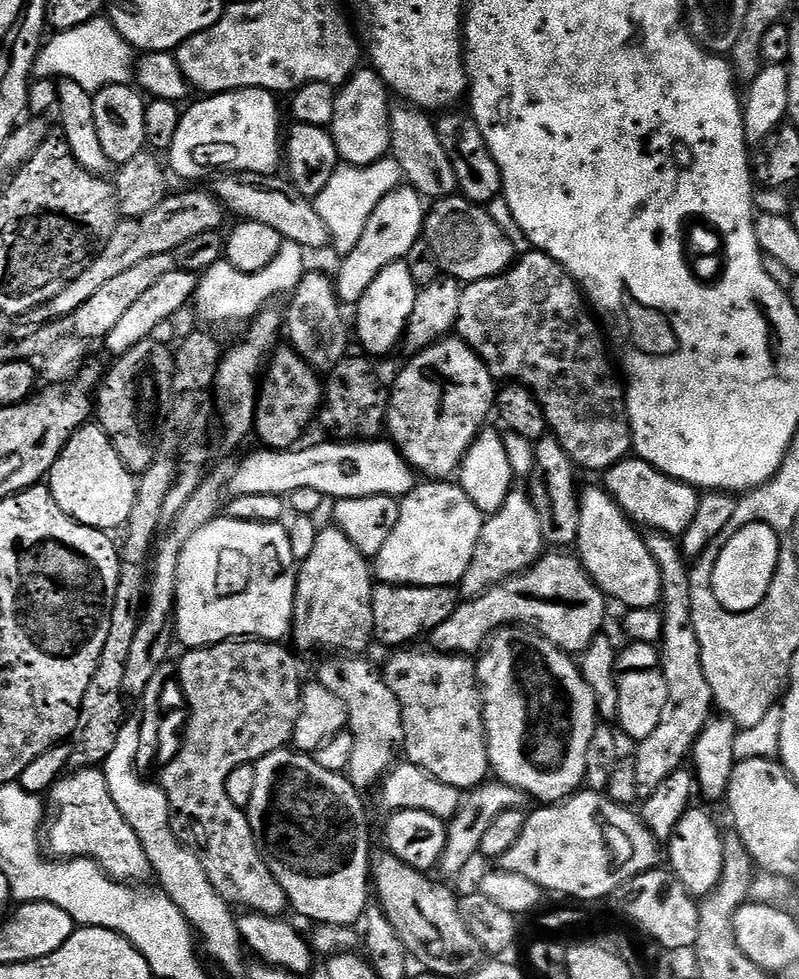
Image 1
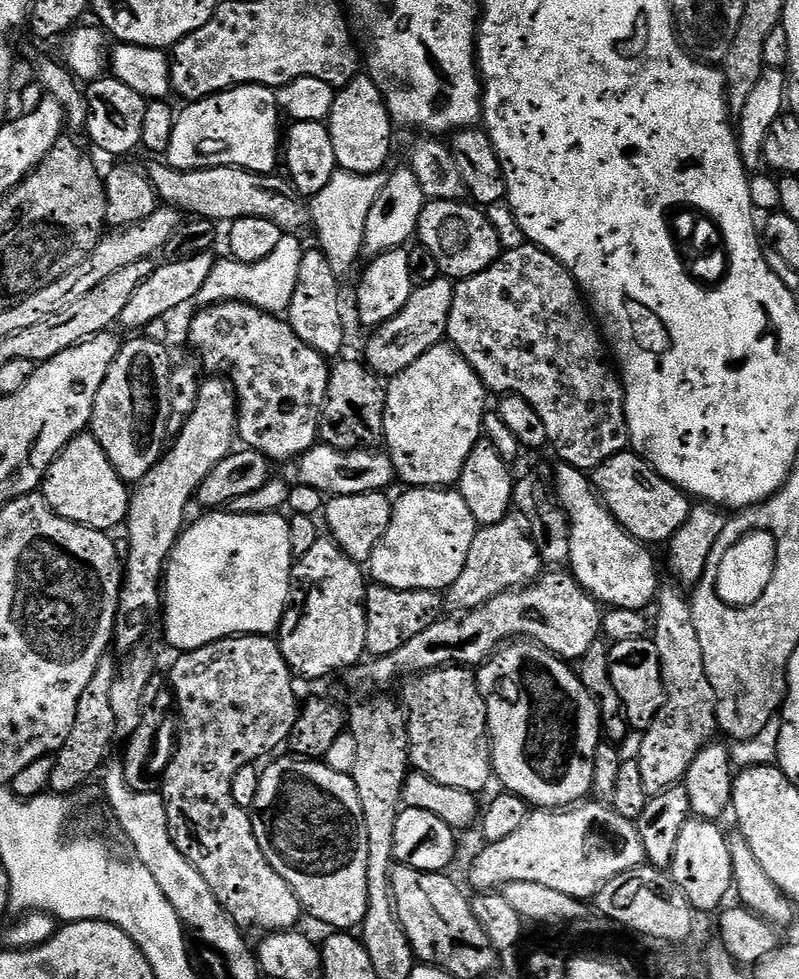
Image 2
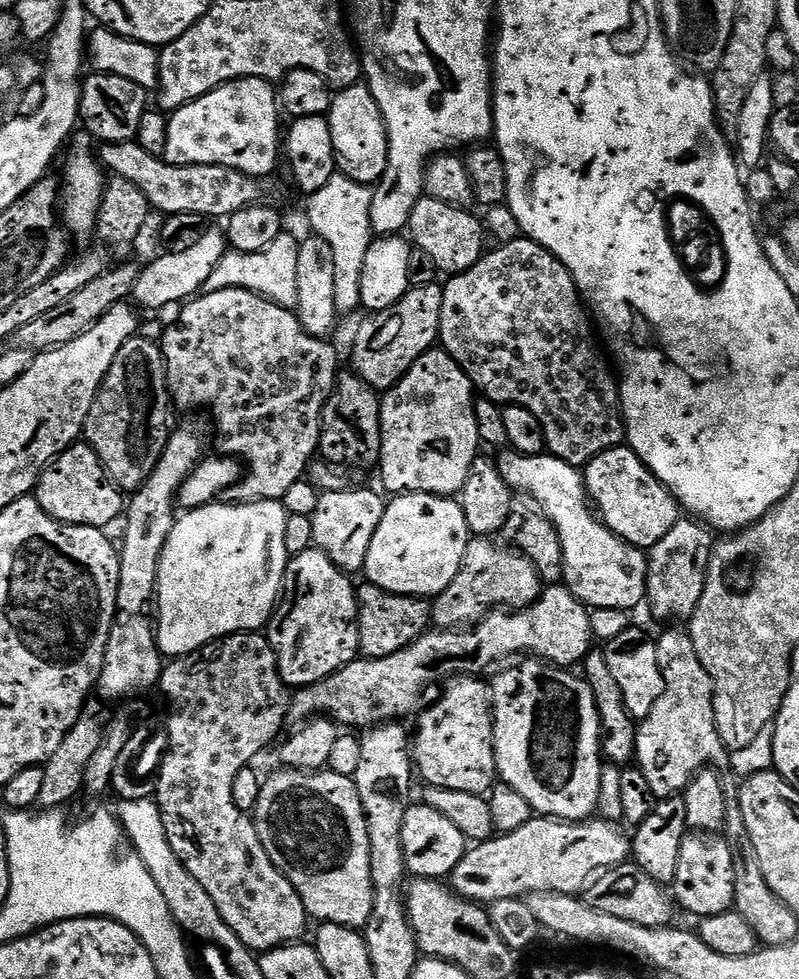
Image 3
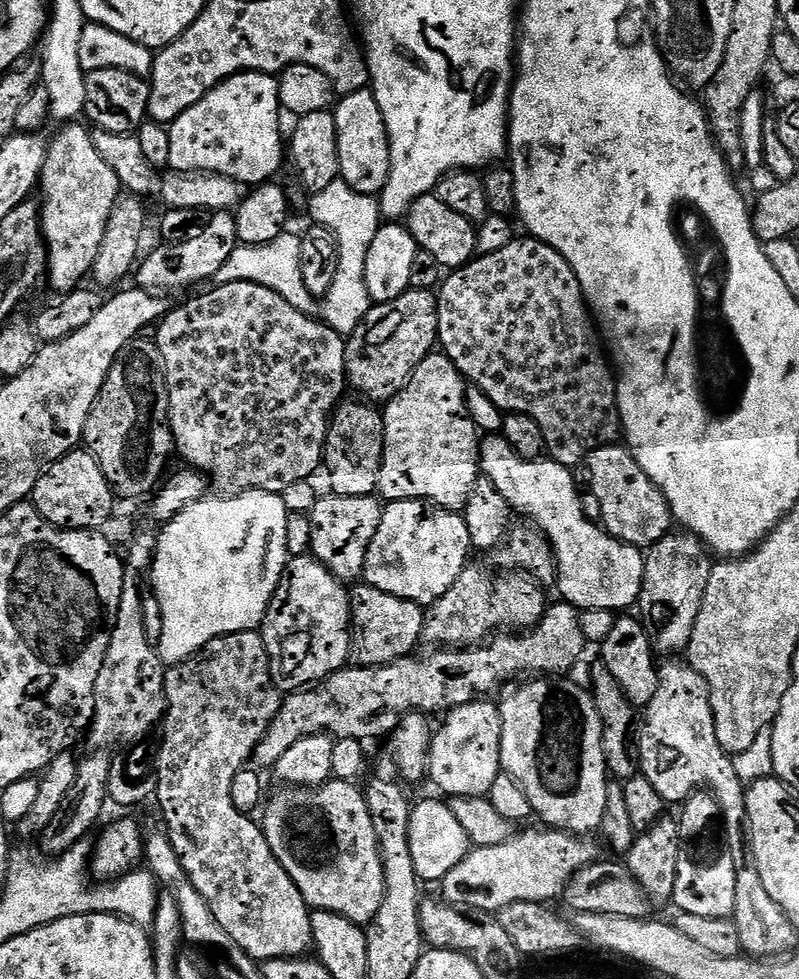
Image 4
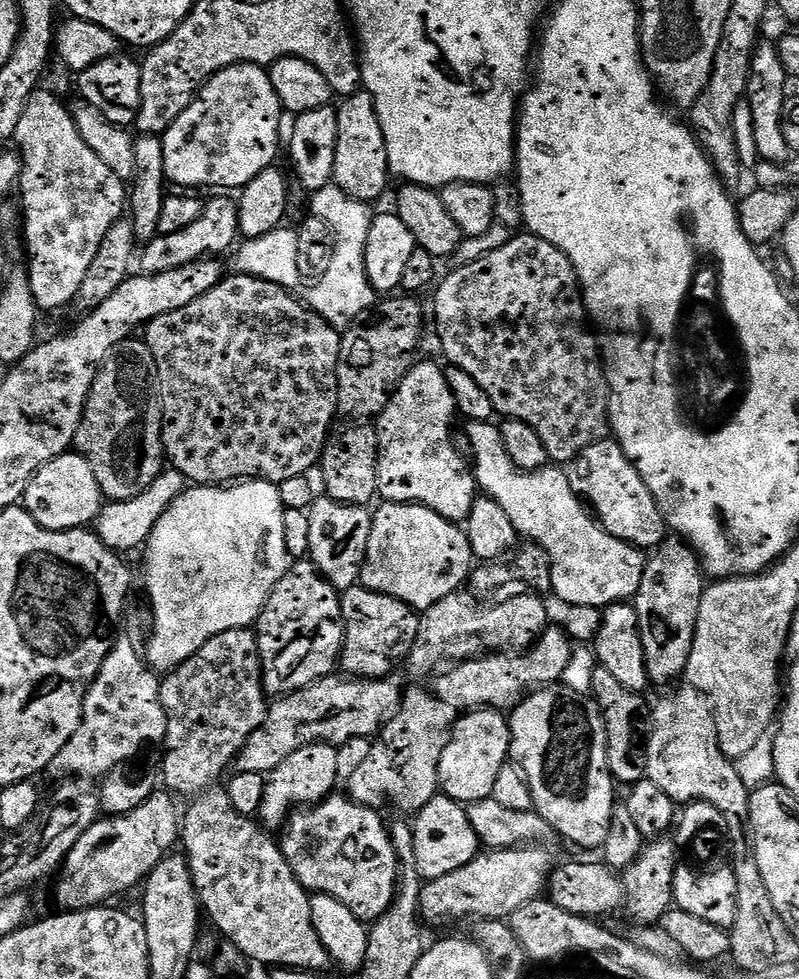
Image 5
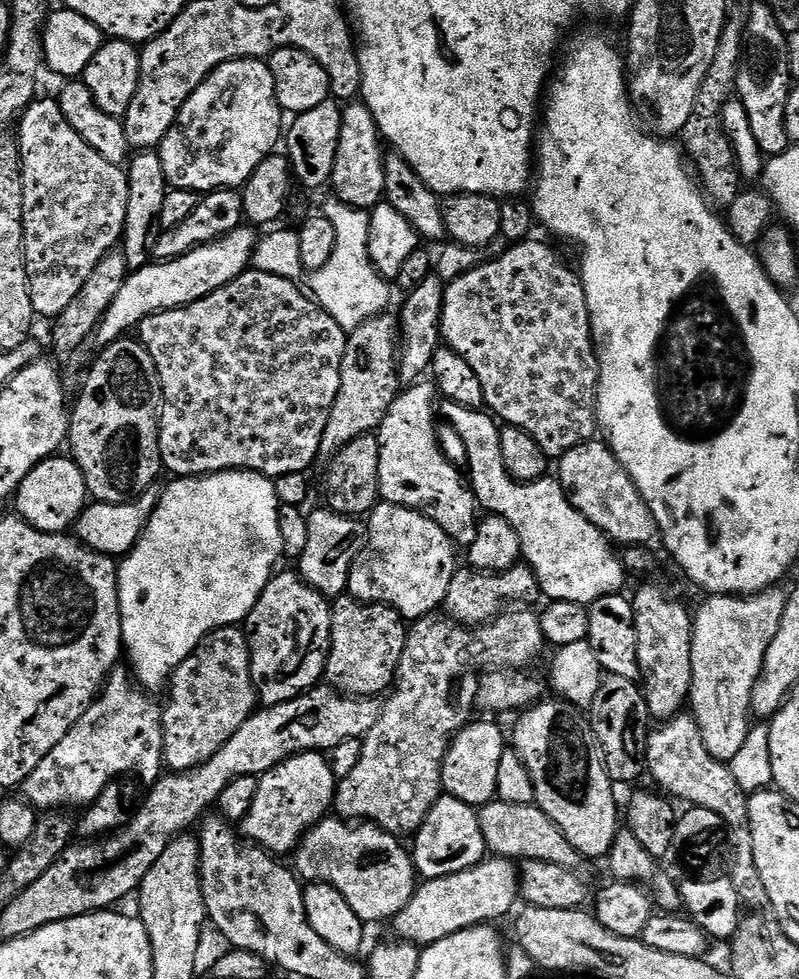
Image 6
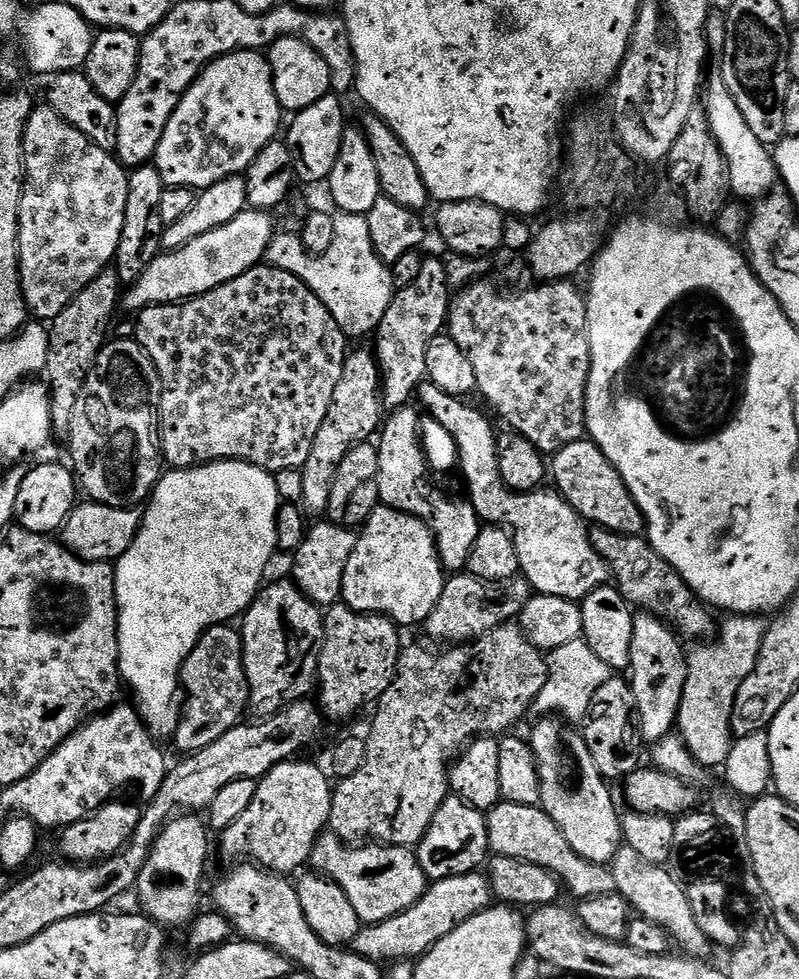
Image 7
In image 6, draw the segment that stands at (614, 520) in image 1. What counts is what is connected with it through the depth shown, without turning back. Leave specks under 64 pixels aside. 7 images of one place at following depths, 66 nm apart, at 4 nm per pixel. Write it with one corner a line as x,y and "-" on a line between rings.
445,403
442,408
442,416
443,419
444,416
448,419
448,424
456,431
457,438
464,443
464,452
468,455
466,472
470,477
477,505
485,513
506,518
506,522
510,522
510,526
514,526
520,539
520,554
523,563
528,564
534,570
540,583
541,593
545,597
549,596
547,598
549,601
561,600
587,606
593,604
598,598
617,595
623,589
620,588
624,584
624,576
626,577
623,559
612,553
614,548
608,537
597,530
589,520
582,518
582,514
578,514
578,510
574,510
574,506
562,490
559,479
545,478
529,484
522,484
515,480
502,462
501,425
487,411

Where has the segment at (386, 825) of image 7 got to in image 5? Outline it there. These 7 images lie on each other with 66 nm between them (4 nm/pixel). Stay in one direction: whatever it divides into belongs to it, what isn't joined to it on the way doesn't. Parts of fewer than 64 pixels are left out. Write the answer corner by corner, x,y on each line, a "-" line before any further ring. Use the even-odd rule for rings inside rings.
471,591
451,592
446,598
442,598
442,602
434,602
434,606
423,609
418,638
414,638
407,663
416,668
432,668
443,660
475,660
489,654
531,648
544,633
544,629
549,627
550,620
548,608
544,605
547,603
539,595
524,595
528,596
512,596
501,604
479,604
476,601
479,599
-
408,688
404,693
404,701
400,704
398,714
390,718
390,722
380,729
372,740
372,749
362,766
354,770
354,774
346,781
346,795
348,799
367,808
384,810
389,804
397,808
397,813
415,814
426,806
426,802
433,800
440,792
440,775
438,762
442,758
442,750
446,746
450,735
450,710
440,700
436,699
431,691
423,692
420,688

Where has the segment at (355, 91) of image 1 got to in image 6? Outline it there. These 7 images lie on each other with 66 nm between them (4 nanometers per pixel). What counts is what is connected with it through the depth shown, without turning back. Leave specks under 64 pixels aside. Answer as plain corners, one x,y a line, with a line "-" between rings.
362,102
349,103
342,111
342,134
338,134
338,154
334,158
330,181
330,188
336,191
333,192
335,199
351,208
365,210
371,210
381,203
384,200
385,155
386,148
372,111

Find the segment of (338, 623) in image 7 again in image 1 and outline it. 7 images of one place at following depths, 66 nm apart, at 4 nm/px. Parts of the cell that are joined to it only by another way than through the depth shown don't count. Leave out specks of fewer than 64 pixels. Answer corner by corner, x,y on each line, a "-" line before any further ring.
377,583
372,590
372,605
374,606
373,637
388,647
388,650
400,650
411,640
419,636
427,637
462,602
462,597
452,586
410,586
409,584

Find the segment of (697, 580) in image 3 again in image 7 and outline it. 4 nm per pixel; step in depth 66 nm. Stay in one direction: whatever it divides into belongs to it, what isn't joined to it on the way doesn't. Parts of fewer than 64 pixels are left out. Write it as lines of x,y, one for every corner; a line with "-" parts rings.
649,611
635,613
634,638
630,638
630,683
636,699
636,716
640,719
640,738
648,746
673,735
680,719
688,673
686,648
680,644
684,645
671,624

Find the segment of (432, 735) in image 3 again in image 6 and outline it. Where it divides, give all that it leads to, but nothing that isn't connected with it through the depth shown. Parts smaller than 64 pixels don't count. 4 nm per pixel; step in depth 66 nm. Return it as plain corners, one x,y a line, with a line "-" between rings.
480,718
477,724
465,723
456,736
452,739
452,744
448,748
448,753
444,759
442,766
442,788
445,793
454,798
458,798
458,802
466,802
473,806
483,806
489,804
491,800
496,799
496,791
498,790
498,766
502,763
502,754
506,751
506,732
499,728
496,724
491,724
491,719

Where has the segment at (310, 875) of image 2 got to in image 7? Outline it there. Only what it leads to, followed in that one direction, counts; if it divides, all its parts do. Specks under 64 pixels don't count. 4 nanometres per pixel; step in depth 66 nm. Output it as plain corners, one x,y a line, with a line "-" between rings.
331,834
317,840
310,864
316,867
313,869
317,873
327,876
344,891
364,926
402,914
402,910
414,906
414,902
422,898
430,883
412,848
393,848
391,844
375,842
349,846

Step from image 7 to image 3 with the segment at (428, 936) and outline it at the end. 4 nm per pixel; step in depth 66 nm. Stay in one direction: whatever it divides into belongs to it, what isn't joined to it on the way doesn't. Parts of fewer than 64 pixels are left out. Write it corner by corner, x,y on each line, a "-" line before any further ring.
533,818
530,822
526,822
526,826
518,826
518,830
493,835
491,840
482,840
475,846
469,847
467,851
465,851
462,862
458,862
458,866
454,866
454,870
450,877
450,887
452,891
463,896
464,899
479,902
484,906
493,904
494,901
501,900
502,898
527,898
531,896
533,892
561,892
562,894
576,894
593,879
594,874
599,874
609,868
617,868
620,864
625,863
625,861
629,859
630,840
626,835
626,832
624,836
623,830
625,831
619,823
612,823
599,818
589,818
587,820
577,820
575,822
554,820
551,818

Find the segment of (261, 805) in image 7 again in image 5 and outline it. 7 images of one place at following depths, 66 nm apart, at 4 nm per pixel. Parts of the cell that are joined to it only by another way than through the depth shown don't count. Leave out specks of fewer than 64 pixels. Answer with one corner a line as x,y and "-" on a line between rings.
311,744
302,746
282,766
278,766
273,772
267,773
264,781
264,793
262,794
262,806
258,813
258,820
265,829
283,829
287,825
289,816
294,809
300,810
305,806
319,804
321,800
333,795
334,786
338,781
338,754
336,748
330,744

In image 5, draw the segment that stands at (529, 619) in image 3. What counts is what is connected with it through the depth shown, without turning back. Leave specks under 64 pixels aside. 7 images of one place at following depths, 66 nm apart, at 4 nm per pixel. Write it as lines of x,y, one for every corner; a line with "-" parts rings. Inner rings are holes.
549,626
527,650
515,654
489,654
453,663
445,676
437,678
434,695
456,714
478,712
482,708
511,710
517,708
525,696
541,688
559,685
566,674
566,666
570,666
573,651
572,637
559,626
-
333,674
302,690
281,696
269,707
266,722
254,730
246,746
234,761
236,772
254,774
273,772
290,754
311,744
339,746
350,738
372,738
385,724
398,714
404,701
405,689
395,684
395,679
361,680
341,678

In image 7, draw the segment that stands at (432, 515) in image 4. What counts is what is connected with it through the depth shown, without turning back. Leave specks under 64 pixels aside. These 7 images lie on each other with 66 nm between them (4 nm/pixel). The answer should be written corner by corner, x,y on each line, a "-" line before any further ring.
378,507
372,511
367,524
359,529
354,554
346,562
346,574
342,574
343,603
356,612
375,612
378,616
388,616
398,626
404,624
423,625
424,619
434,610
444,589
446,573
440,564
436,540
430,529
417,516
407,516
393,508

